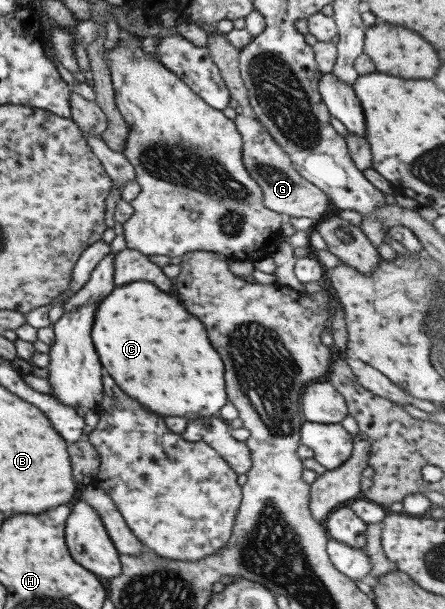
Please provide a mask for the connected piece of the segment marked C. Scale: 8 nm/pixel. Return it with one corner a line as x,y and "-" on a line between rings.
147,281
114,286
113,291
95,306
90,338
102,370
107,371
119,390
157,415
193,420
215,415
227,403
223,389
223,365
207,341
205,329
181,307
175,297
159,291

